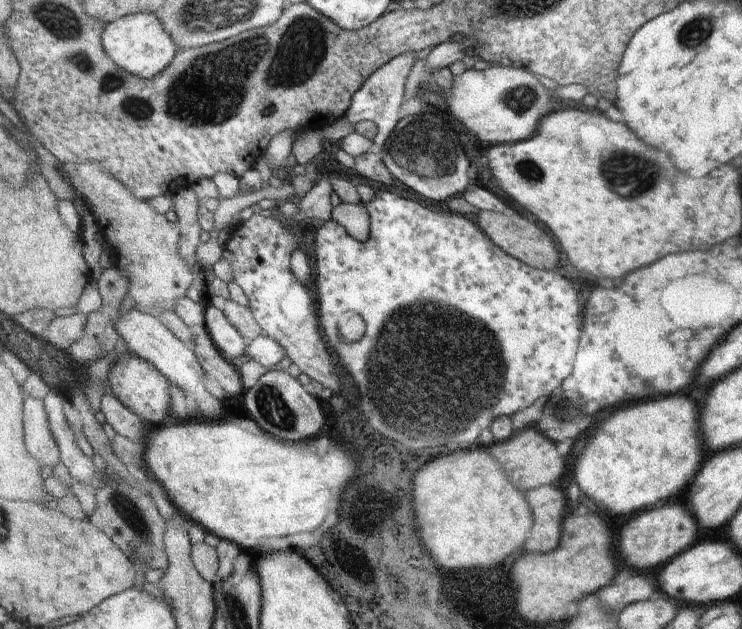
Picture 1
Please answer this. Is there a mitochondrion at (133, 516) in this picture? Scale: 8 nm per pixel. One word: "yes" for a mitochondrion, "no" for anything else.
yes

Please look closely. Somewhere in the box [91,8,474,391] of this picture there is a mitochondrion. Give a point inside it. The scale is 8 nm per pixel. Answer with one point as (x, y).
(245, 73)

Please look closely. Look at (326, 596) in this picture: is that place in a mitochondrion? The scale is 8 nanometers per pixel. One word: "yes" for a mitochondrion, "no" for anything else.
no

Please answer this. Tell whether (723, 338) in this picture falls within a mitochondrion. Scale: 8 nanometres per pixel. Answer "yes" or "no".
no

